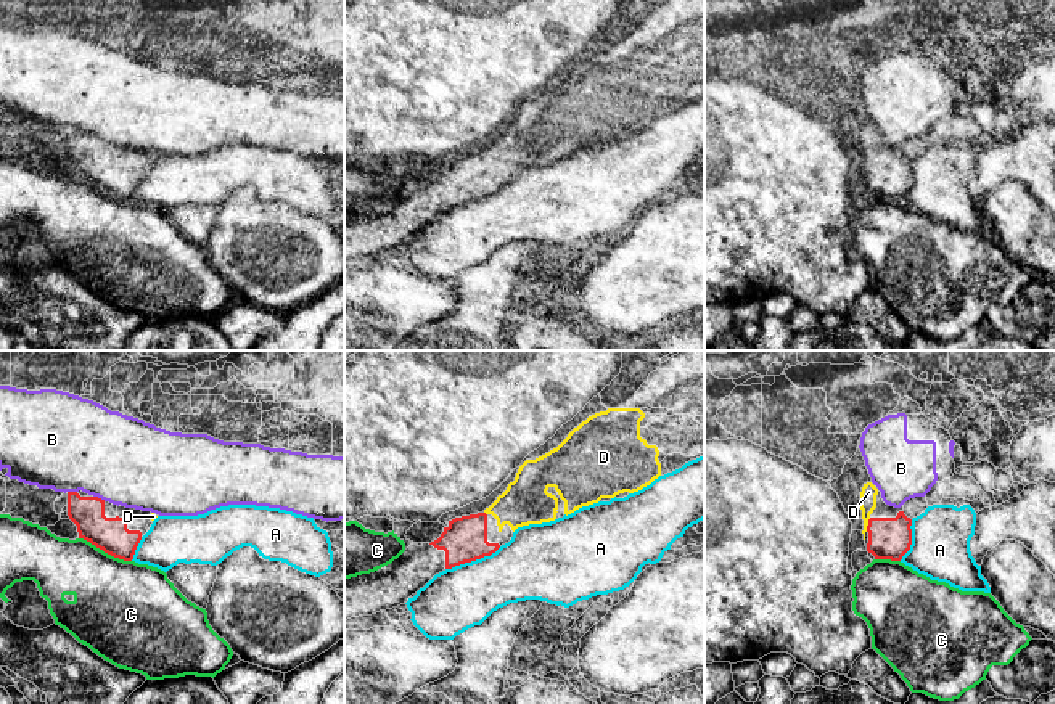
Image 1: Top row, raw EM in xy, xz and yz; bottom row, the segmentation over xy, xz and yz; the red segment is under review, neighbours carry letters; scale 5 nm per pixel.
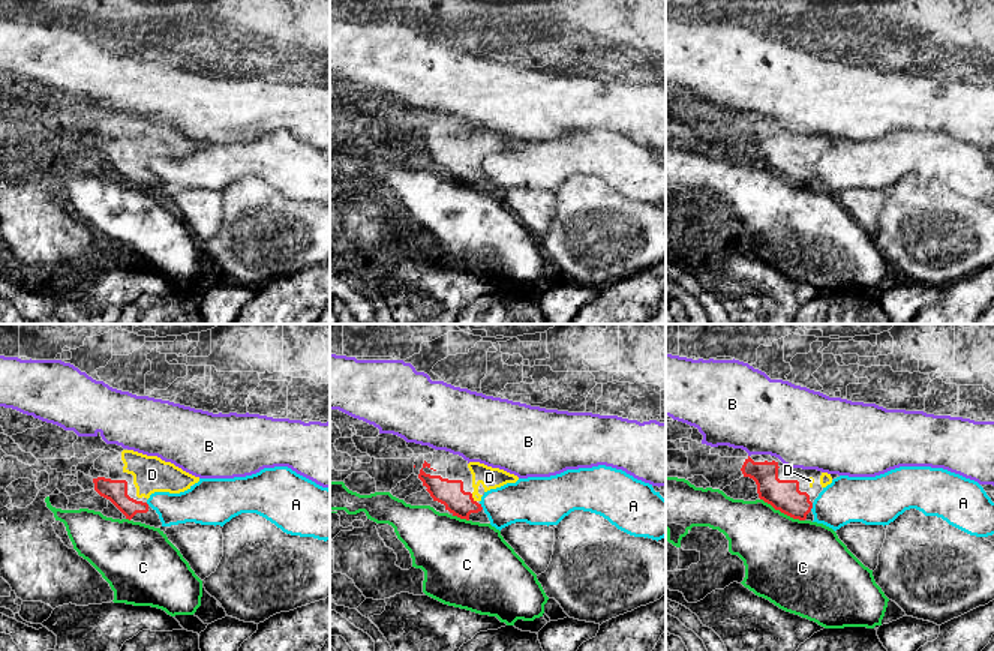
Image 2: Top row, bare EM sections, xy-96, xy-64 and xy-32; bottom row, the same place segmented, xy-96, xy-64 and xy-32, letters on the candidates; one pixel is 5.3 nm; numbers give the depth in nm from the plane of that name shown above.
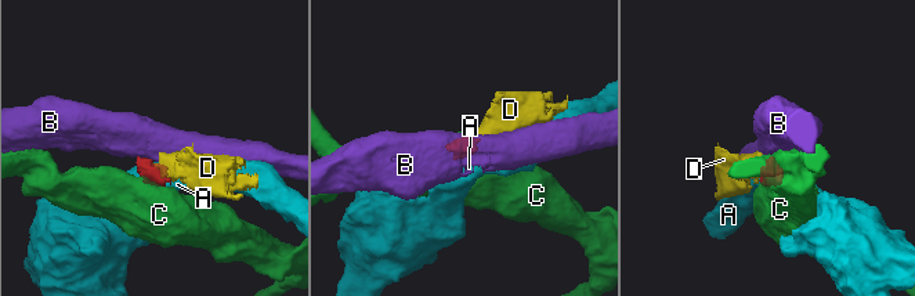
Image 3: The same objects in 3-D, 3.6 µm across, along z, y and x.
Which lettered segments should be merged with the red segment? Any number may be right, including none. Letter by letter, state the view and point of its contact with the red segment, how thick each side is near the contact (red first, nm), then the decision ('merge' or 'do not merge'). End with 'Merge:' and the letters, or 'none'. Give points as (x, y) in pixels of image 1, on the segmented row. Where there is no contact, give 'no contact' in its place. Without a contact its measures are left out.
A: contact xz (473, 560); calibres 220 and 320 nm; do not merge
B: contact xy (100, 499); calibres 180 and 440 nm; do not merge
C: contact xy (105, 552); calibres 180 and 420 nm; do not merge
D: contact yz (869, 524); calibres 200 and 80 nm; merge
Merge: D

